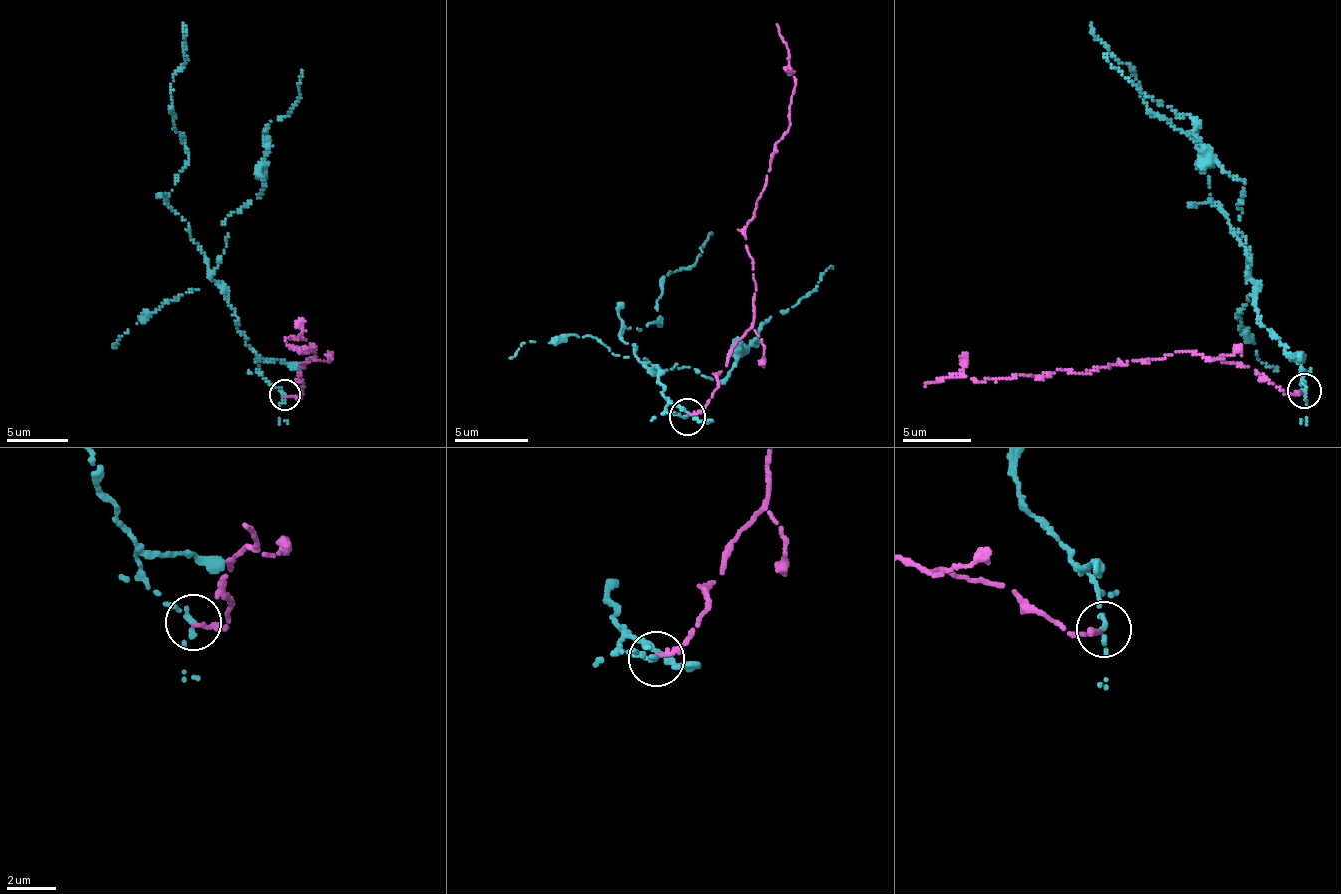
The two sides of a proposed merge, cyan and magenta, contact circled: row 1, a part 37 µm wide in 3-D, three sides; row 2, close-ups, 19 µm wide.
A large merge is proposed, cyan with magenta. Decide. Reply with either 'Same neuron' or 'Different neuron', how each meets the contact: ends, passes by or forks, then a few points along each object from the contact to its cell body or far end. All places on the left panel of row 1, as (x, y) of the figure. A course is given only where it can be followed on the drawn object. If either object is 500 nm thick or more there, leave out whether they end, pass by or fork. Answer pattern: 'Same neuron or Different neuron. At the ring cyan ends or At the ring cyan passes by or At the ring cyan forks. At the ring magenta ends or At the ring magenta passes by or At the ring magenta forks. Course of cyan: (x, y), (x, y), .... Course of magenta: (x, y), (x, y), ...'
Different neuron. At the ring cyan ends. At the ring magenta ends. Course of cyan: (285, 394), (259, 369), (228, 293), (168, 204), (189, 152), (170, 107), (173, 77), (186, 63), (183, 23). Course of magenta: (285, 396), (301, 398), (302, 363), (316, 356), (312, 348), (292, 348), (315, 349), (298, 336), (285, 340)

